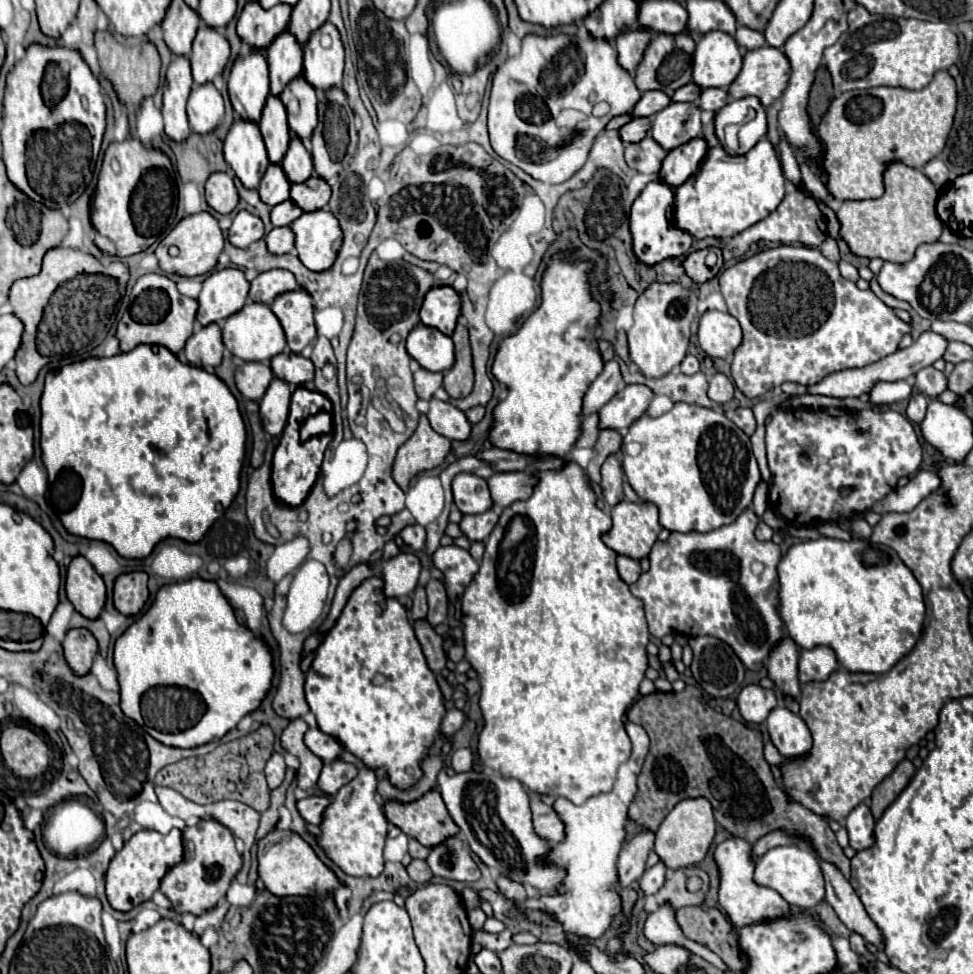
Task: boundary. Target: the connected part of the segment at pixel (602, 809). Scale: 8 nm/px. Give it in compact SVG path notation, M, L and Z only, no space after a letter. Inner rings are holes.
M625 723L625 729L633 743L633 753L627 763L619 767L617 781L609 793L599 793L589 797L583 805L573 805L569 799L559 797L555 801L555 811L567 827L567 839L551 849L547 861L557 863L567 869L563 881L565 893L543 895L541 903L547 913L553 913L561 923L565 933L577 933L581 937L599 939L615 913L621 911L621 899L617 895L617 855L625 839L627 807L637 793L637 775L643 767L645 755L649 753L649 735L641 725ZM565 905L565 907L561 907Z

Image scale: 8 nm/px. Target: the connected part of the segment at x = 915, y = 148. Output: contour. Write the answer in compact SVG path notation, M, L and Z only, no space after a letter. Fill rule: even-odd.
M937 71L933 81L921 91L873 87L865 91L847 91L835 97L817 125L817 135L825 147L823 171L827 173L827 191L837 201L881 197L883 171L889 163L901 161L921 169L943 151L953 127L955 105L955 81L947 71Z

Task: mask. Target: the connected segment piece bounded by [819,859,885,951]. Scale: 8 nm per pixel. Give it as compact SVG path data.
M819 859L819 863L825 877L825 891L827 891L825 899L835 909L839 919L847 925L849 931L859 933L865 939L865 943L871 943L877 947L877 951L883 951L885 949L883 935L879 927L875 927L875 923L867 919L867 913L863 911L863 903L859 903L859 897L855 895L851 883L843 877L843 873L833 863L823 859Z

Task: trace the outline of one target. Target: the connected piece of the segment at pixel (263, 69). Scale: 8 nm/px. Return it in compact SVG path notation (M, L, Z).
M251 51L241 61L235 61L231 75L229 75L229 99L235 109L235 113L251 123L259 123L263 107L269 97L269 73L267 73L267 61L261 51Z

